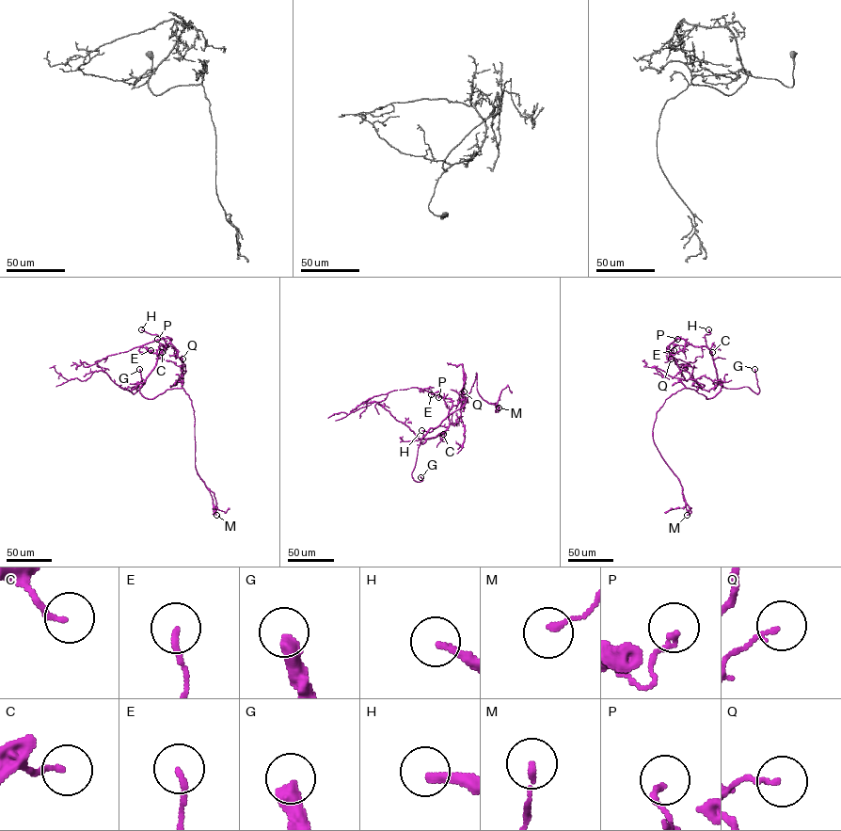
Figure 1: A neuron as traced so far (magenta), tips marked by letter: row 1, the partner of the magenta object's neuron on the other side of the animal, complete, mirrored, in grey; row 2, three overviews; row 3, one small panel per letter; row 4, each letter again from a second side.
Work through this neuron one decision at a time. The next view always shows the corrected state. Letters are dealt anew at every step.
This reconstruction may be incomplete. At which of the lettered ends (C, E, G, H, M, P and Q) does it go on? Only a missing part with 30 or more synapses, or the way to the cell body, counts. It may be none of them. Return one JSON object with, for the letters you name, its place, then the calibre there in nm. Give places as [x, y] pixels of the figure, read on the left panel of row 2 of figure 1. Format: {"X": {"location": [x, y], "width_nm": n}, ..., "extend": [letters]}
{"G": {"location": [139, 369], "width_nm": 460}, "H": {"location": [141, 329], "width_nm": 240}, "extend": ["G", "H"]}

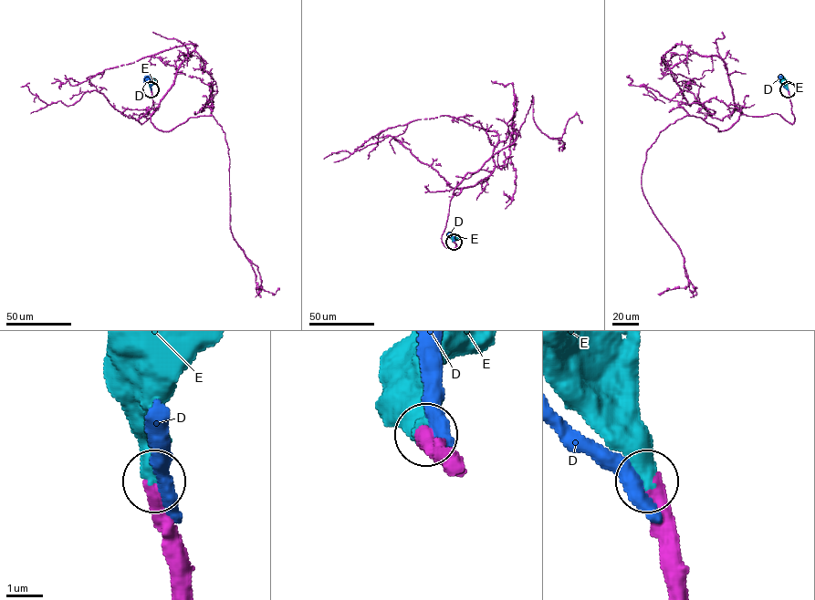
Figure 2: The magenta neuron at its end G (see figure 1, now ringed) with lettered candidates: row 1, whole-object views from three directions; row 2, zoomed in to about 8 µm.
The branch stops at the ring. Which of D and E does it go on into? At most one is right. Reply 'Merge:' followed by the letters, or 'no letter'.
Merge: E

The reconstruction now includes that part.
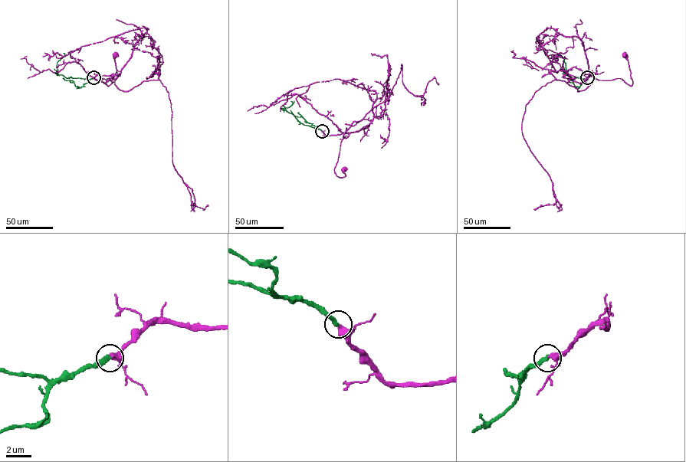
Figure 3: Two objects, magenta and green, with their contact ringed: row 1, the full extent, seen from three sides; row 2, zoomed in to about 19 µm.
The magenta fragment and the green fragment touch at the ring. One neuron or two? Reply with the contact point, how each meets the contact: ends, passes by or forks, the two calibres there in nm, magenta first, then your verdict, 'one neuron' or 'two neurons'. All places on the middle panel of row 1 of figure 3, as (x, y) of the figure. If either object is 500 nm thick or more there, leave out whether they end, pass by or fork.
(322, 131) | magenta passes by | green ends | 300/360 nm | one neuron

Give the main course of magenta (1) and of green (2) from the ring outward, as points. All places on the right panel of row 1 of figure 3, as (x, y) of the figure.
1: (587, 77), (592, 75), (590, 73), (599, 80), (620, 78), (631, 86), (632, 80), (628, 61), (624, 55)
2: (587, 77), (572, 78), (567, 74), (564, 58), (558, 53)

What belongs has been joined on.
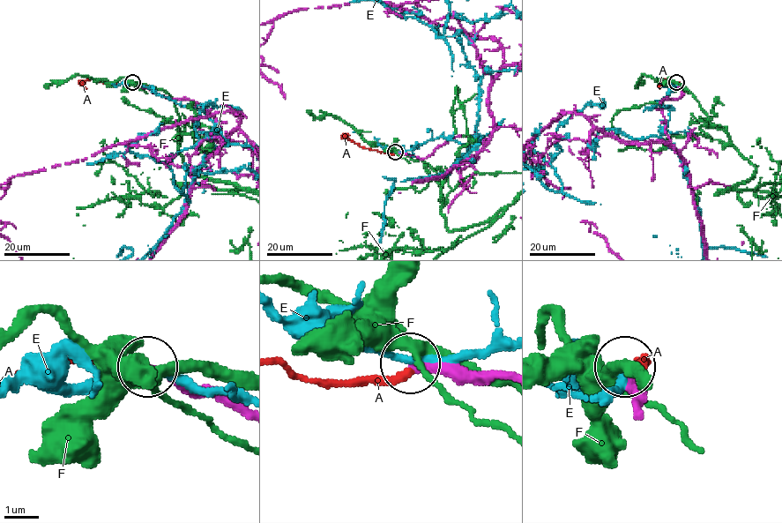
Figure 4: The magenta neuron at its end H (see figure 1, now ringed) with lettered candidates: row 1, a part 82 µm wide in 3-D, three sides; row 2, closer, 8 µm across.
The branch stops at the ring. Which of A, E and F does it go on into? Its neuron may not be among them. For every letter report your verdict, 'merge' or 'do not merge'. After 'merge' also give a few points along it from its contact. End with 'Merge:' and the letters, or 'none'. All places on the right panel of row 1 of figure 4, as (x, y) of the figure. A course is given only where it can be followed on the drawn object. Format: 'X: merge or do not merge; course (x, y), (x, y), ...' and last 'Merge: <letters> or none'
A: do not merge
E: do not merge
F: do not merge
Merge: none

